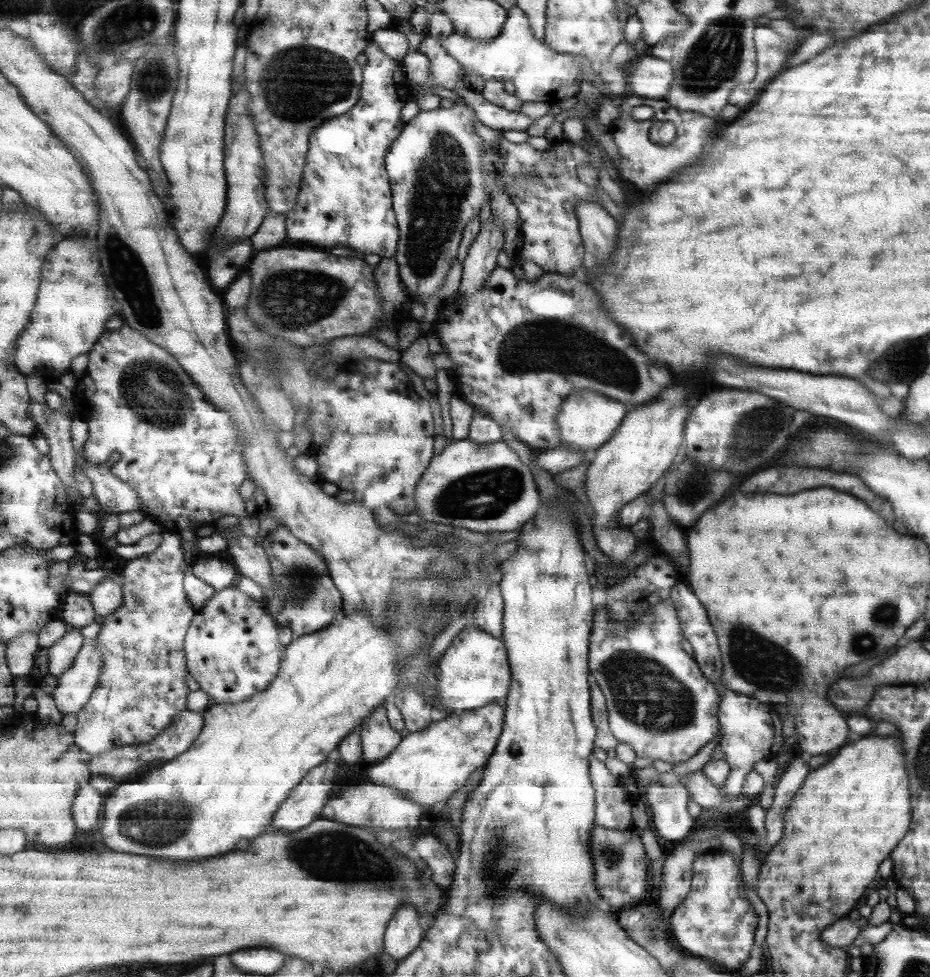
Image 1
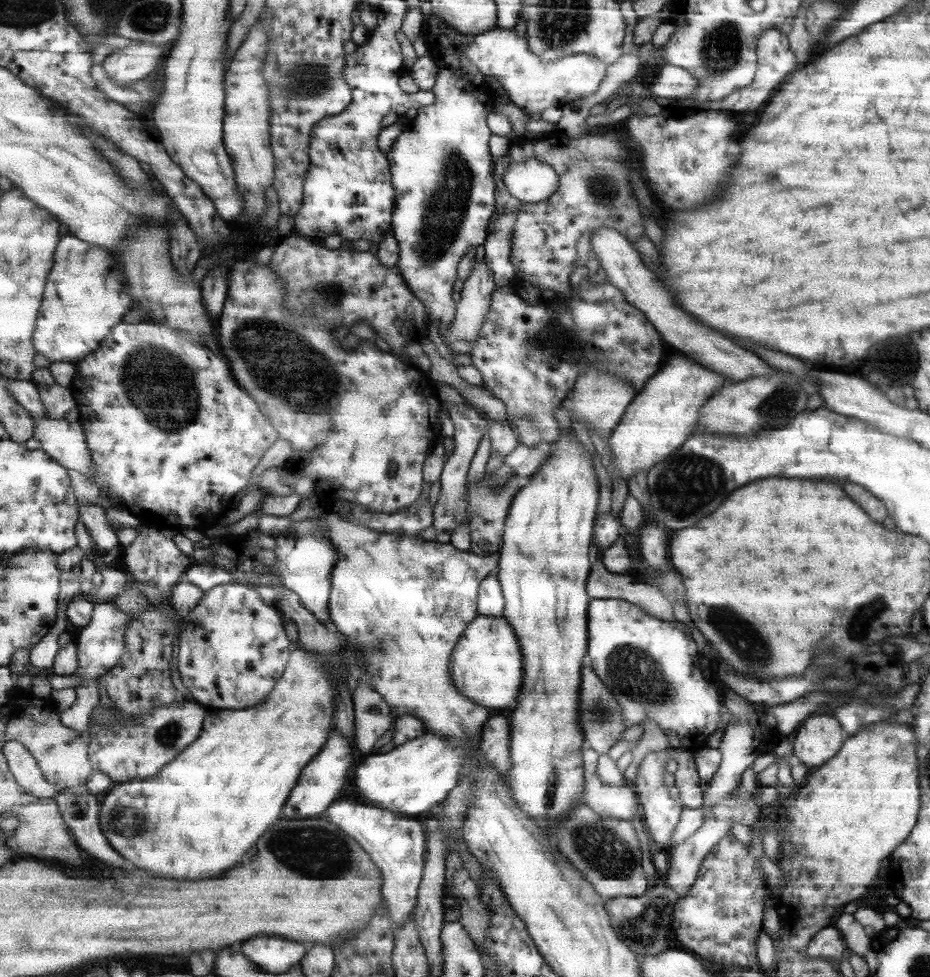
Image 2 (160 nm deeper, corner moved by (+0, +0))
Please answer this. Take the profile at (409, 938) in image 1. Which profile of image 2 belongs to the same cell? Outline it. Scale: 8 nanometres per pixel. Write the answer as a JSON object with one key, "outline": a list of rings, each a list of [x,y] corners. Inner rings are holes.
{"outline":[[[363,801],[359,804],[333,802],[324,814],[327,814],[327,820],[331,820],[349,836],[358,840],[361,847],[377,863],[384,880],[383,898],[389,903],[396,930],[402,927],[418,904],[418,892],[426,867],[429,833],[424,822],[419,822],[422,818],[397,818],[393,811]]]}

